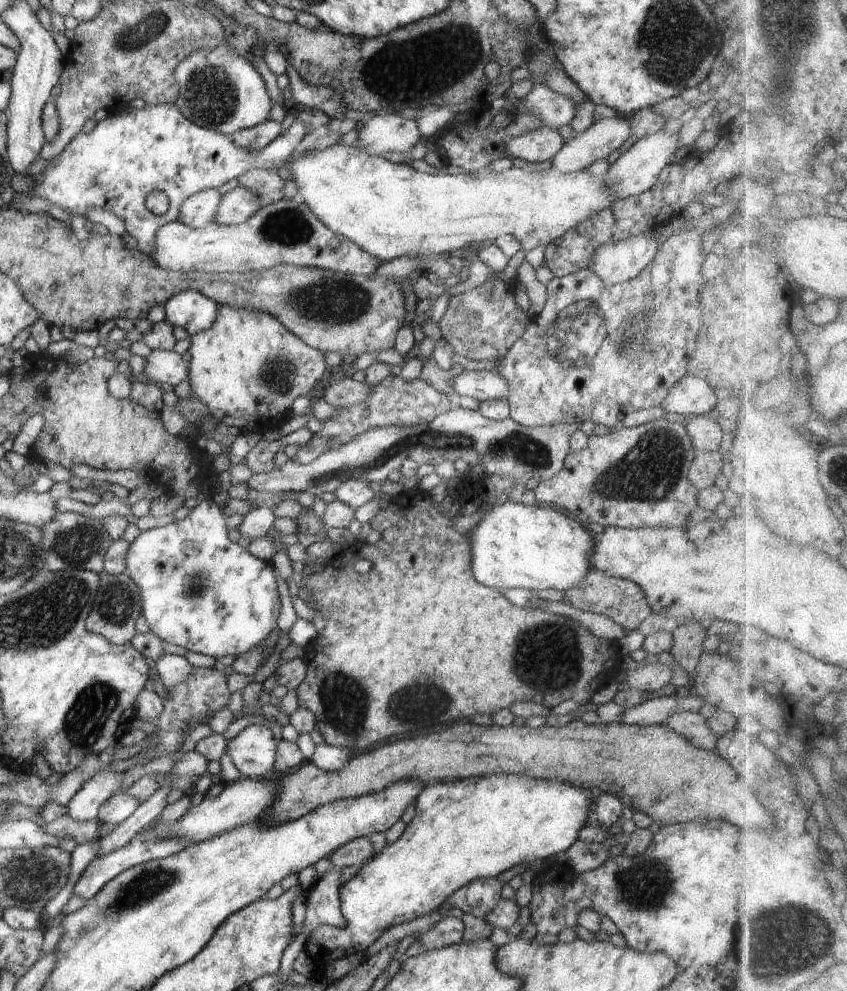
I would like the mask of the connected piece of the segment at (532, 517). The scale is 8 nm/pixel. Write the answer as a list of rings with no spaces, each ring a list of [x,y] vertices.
[[[501,499],[494,504],[486,504],[481,509],[484,518],[476,528],[465,534],[471,541],[471,570],[479,584],[498,590],[515,587],[536,592],[547,589],[568,591],[579,586],[592,570],[596,570],[591,564],[595,539],[586,532],[582,523],[565,516],[554,507],[524,505]]]

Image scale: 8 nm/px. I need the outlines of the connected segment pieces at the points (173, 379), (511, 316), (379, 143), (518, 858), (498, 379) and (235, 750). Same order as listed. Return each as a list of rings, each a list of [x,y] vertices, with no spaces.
[[[154,350],[146,358],[144,371],[149,381],[173,387],[189,380],[189,364],[175,351]]]
[[[502,279],[488,280],[470,292],[451,296],[444,316],[438,322],[442,339],[452,346],[453,352],[473,361],[503,358],[522,337],[530,317],[516,305],[514,292]]]
[[[381,112],[369,117],[359,131],[359,144],[368,155],[381,157],[387,152],[408,154],[423,138],[417,120],[402,118],[398,113]]]
[[[524,774],[467,777],[426,785],[415,801],[416,816],[405,827],[402,836],[370,858],[360,872],[341,887],[339,898],[343,927],[323,925],[307,939],[305,952],[313,960],[315,972],[320,975],[336,960],[362,953],[383,935],[386,926],[402,925],[442,908],[444,902],[466,884],[477,879],[498,877],[523,863],[559,856],[579,839],[580,830],[587,826],[596,801],[593,794],[600,792],[590,787],[531,778]]]
[[[494,370],[470,371],[454,374],[451,388],[460,396],[470,396],[482,403],[489,399],[507,399],[509,387],[506,380]]]
[[[248,726],[227,747],[230,758],[244,778],[264,779],[273,774],[278,735],[264,726]]]

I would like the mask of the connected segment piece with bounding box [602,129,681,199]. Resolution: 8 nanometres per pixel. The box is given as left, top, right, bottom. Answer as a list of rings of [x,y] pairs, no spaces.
[[[663,129],[655,134],[644,136],[636,141],[630,150],[626,150],[614,164],[610,165],[610,169],[602,178],[609,185],[615,198],[624,199],[640,195],[658,181],[661,170],[672,163],[672,158],[680,148],[678,133],[669,134]]]

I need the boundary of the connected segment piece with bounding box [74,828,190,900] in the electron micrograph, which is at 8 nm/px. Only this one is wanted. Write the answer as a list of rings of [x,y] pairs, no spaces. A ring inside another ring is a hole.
[[[151,828],[150,830],[146,829],[136,834],[130,840],[130,843],[126,844],[126,847],[120,848],[103,858],[94,858],[93,862],[87,867],[87,870],[83,871],[83,876],[76,882],[74,893],[87,900],[92,899],[110,880],[119,876],[123,871],[138,864],[152,861],[153,859],[160,859],[177,854],[189,845],[190,843],[187,841],[156,841],[151,834]]]

